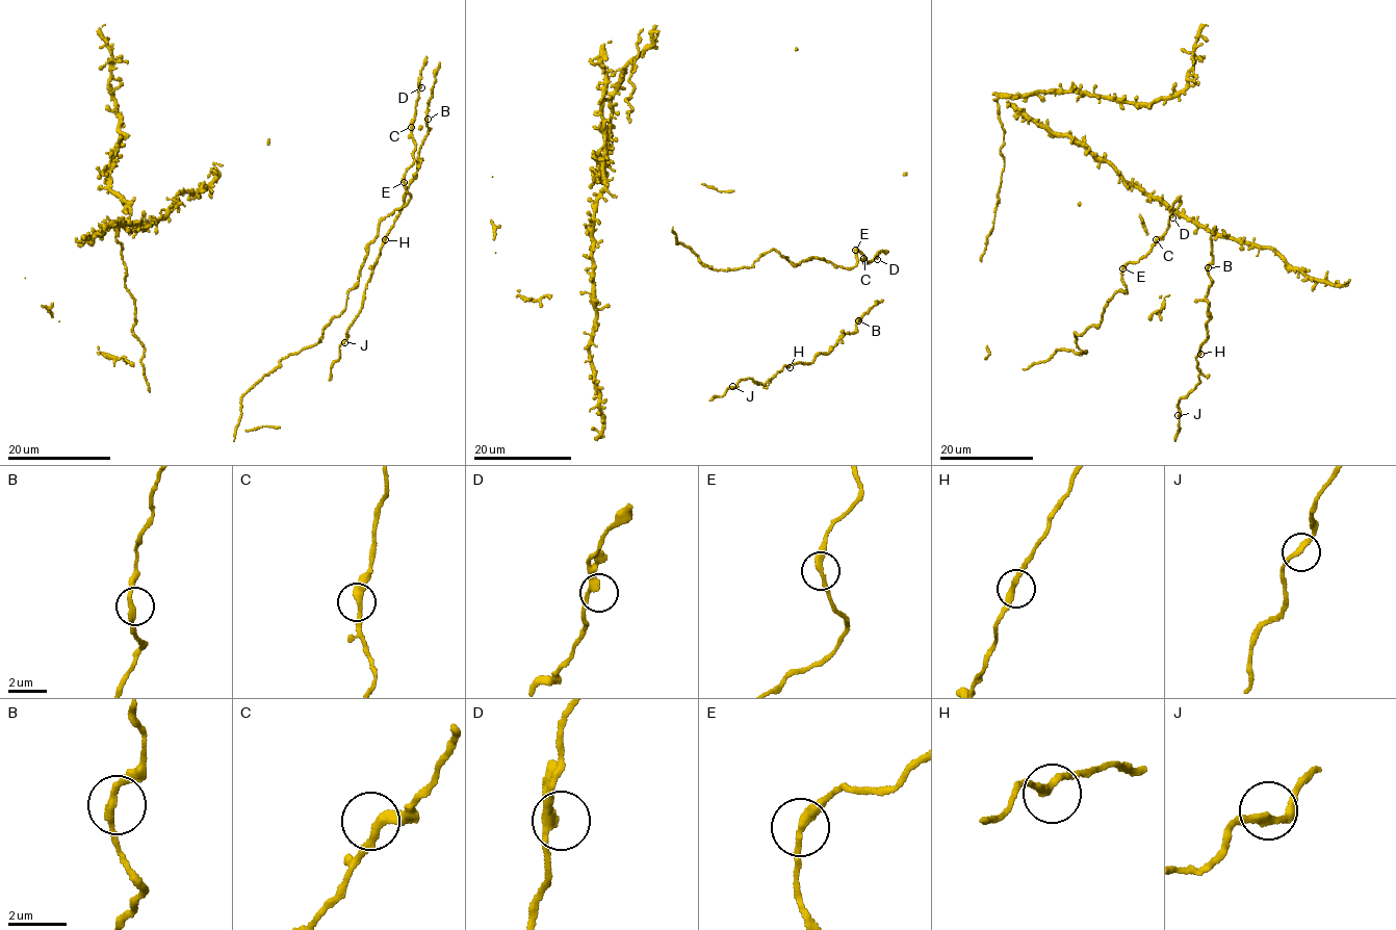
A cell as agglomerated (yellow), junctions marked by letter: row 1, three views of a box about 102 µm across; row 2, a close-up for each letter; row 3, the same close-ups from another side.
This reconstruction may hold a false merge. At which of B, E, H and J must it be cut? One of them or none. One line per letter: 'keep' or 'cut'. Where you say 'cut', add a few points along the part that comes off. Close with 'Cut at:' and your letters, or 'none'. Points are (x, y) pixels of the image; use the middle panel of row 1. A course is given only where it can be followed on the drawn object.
B: keep
E: keep
H: keep
J: keep
Cut at: none

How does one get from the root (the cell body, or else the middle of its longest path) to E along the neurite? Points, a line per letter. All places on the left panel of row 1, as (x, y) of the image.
E: (243, 395), (284, 357), (318, 342), (324, 327), (345, 307), (379, 224), (410, 198), (404, 182)

